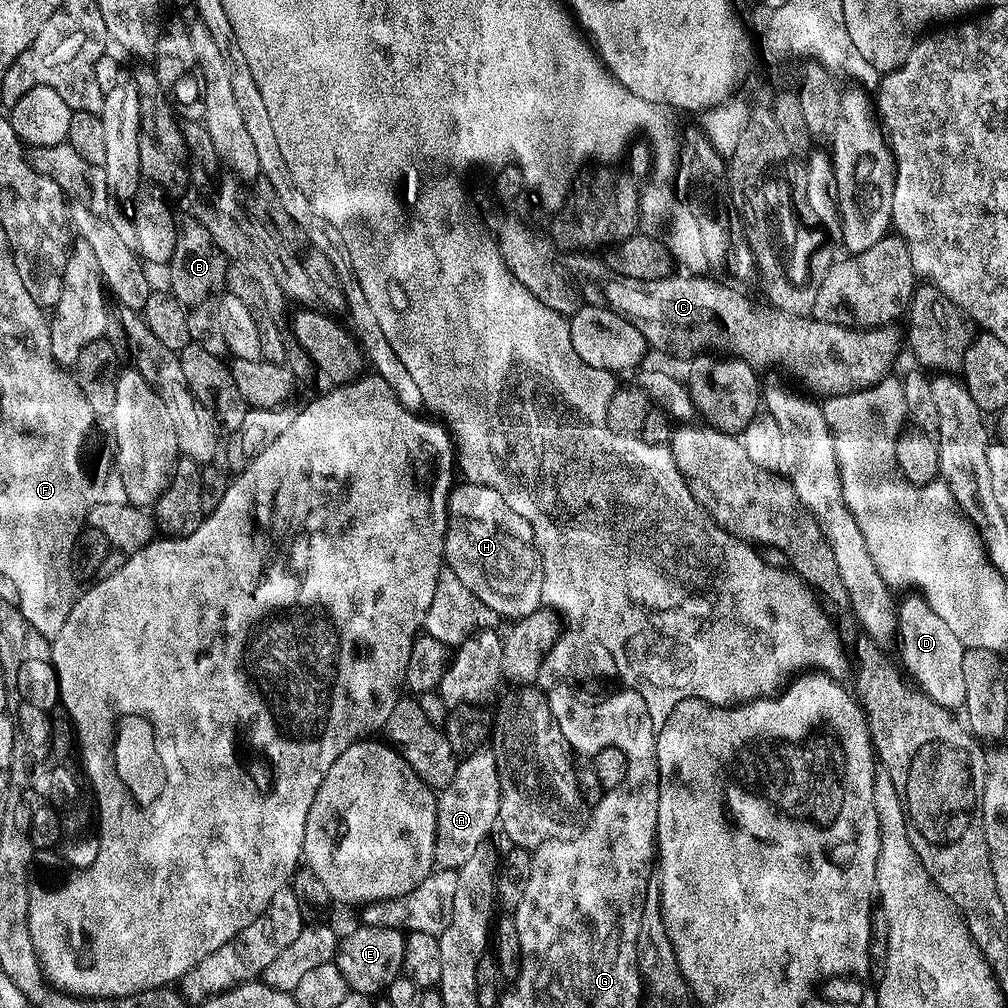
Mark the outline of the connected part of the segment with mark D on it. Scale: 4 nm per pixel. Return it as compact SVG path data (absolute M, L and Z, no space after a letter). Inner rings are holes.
M908 594L900 604L900 656L908 667L910 675L916 679L915 687L938 708L963 709L966 698L966 682L962 679L962 658L964 645L954 638L954 630L930 610L930 606L919 594Z

